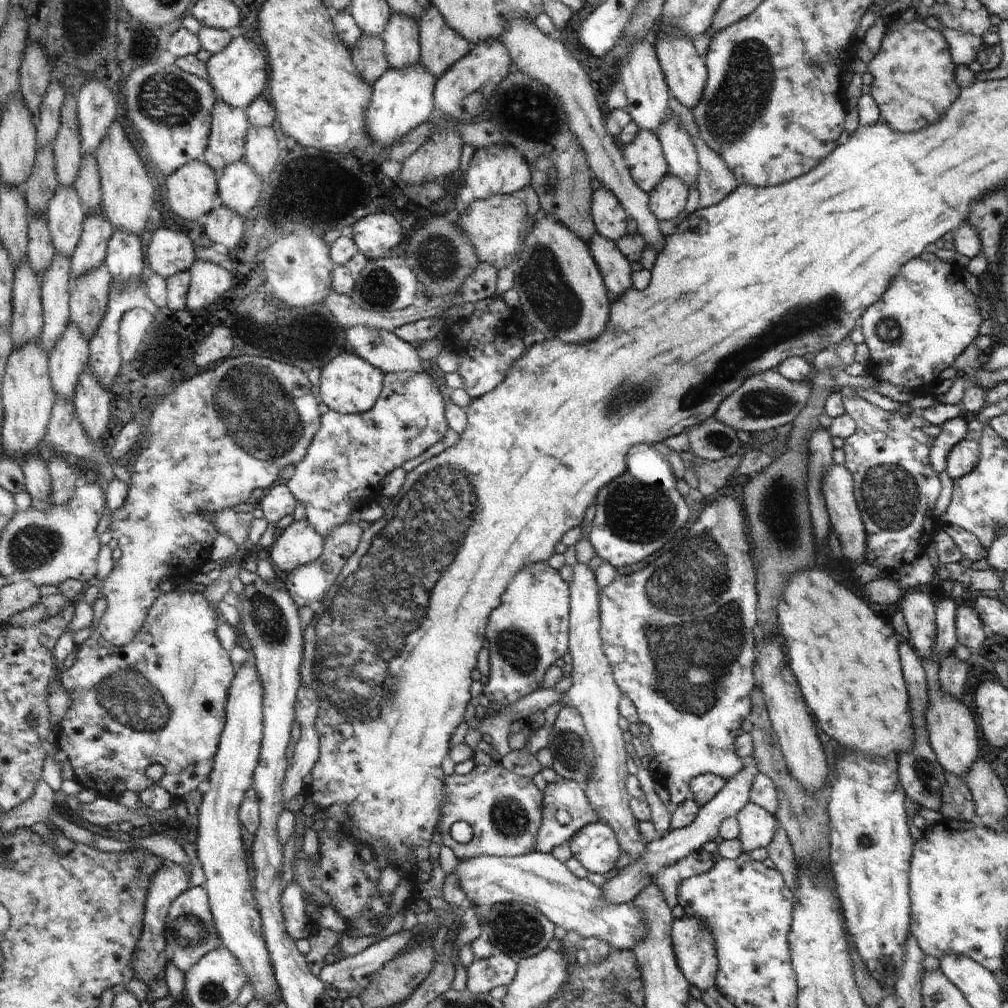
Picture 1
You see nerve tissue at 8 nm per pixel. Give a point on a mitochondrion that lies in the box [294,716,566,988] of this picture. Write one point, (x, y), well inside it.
(517, 929)

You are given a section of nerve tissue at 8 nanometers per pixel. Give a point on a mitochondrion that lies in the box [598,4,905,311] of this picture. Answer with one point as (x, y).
(743, 93)

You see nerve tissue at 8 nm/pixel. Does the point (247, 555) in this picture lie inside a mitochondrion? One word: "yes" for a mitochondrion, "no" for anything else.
no

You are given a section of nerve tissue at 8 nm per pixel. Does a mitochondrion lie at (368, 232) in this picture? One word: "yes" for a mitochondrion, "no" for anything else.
no

